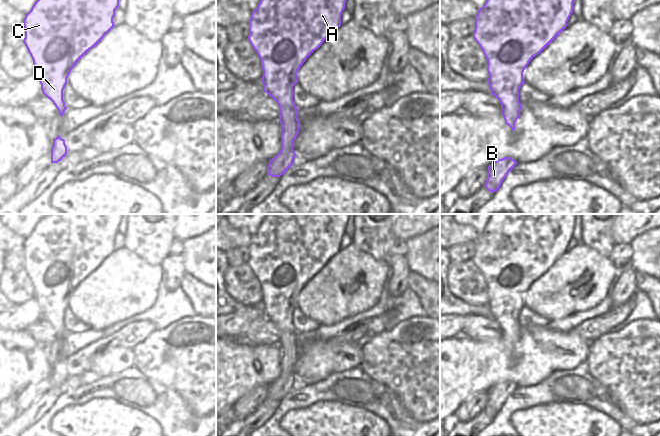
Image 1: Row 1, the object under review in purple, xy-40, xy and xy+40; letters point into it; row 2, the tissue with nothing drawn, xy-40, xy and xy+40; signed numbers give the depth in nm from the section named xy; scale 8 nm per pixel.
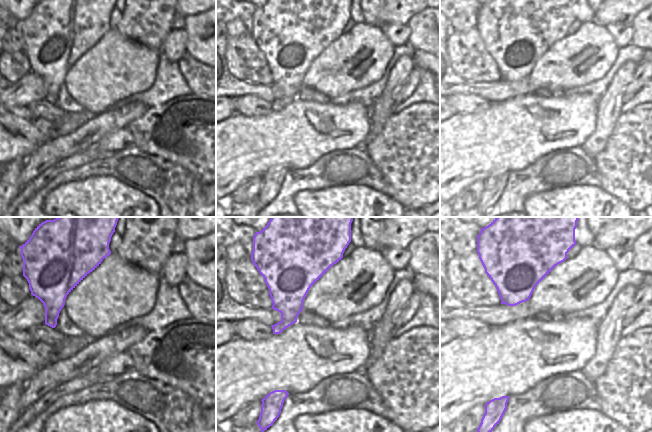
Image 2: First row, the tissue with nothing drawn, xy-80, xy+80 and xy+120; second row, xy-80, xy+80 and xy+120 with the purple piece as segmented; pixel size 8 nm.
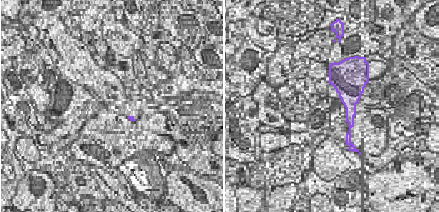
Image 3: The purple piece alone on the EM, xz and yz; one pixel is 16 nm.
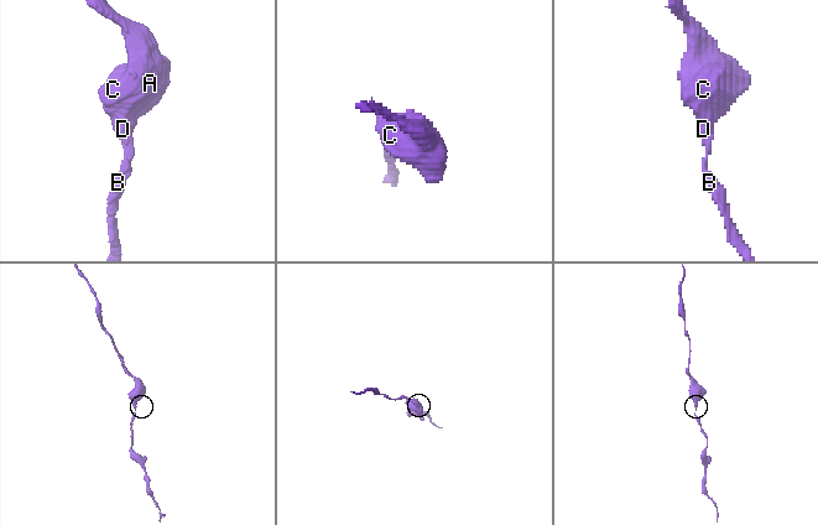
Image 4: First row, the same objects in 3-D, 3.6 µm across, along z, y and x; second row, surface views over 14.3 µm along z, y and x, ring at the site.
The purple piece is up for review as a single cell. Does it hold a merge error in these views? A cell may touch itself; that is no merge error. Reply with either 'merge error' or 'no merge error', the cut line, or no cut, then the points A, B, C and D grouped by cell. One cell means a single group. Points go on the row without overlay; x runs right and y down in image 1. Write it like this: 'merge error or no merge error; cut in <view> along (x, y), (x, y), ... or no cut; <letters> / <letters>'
no merge error; no cut; A B C D

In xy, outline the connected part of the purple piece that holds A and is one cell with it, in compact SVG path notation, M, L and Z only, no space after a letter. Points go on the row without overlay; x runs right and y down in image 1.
M267 214L249 244L248 264L261 284L263 315L279 330L281 347L281 374L269 384L267 399L280 401L292 389L295 382L293 366L299 356L297 332L293 326L293 310L297 307L297 296L305 284L341 250L341 238L349 214Z

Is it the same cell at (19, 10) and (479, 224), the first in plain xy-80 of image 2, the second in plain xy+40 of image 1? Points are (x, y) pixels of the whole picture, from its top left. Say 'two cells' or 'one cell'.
one cell

